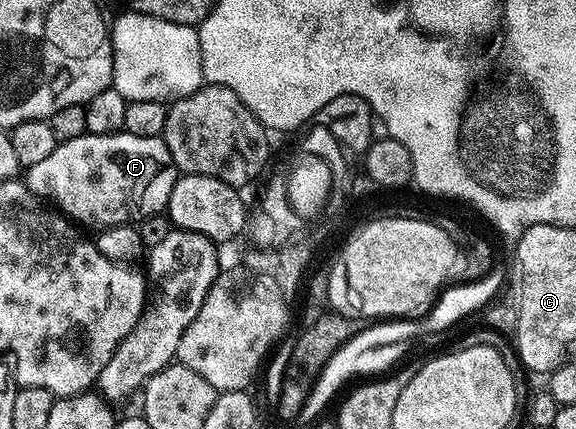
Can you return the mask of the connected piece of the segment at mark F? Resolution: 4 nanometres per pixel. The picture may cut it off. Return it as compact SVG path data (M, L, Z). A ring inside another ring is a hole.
M121 130L117 135L87 133L72 141L59 143L45 161L25 168L24 182L26 188L35 197L42 201L49 201L75 224L83 228L94 226L94 228L103 228L118 227L122 223L137 225L143 219L163 214L172 197L172 189L176 185L179 174L178 168L172 161L172 153L168 153L168 145L162 138L132 137L127 131Z

